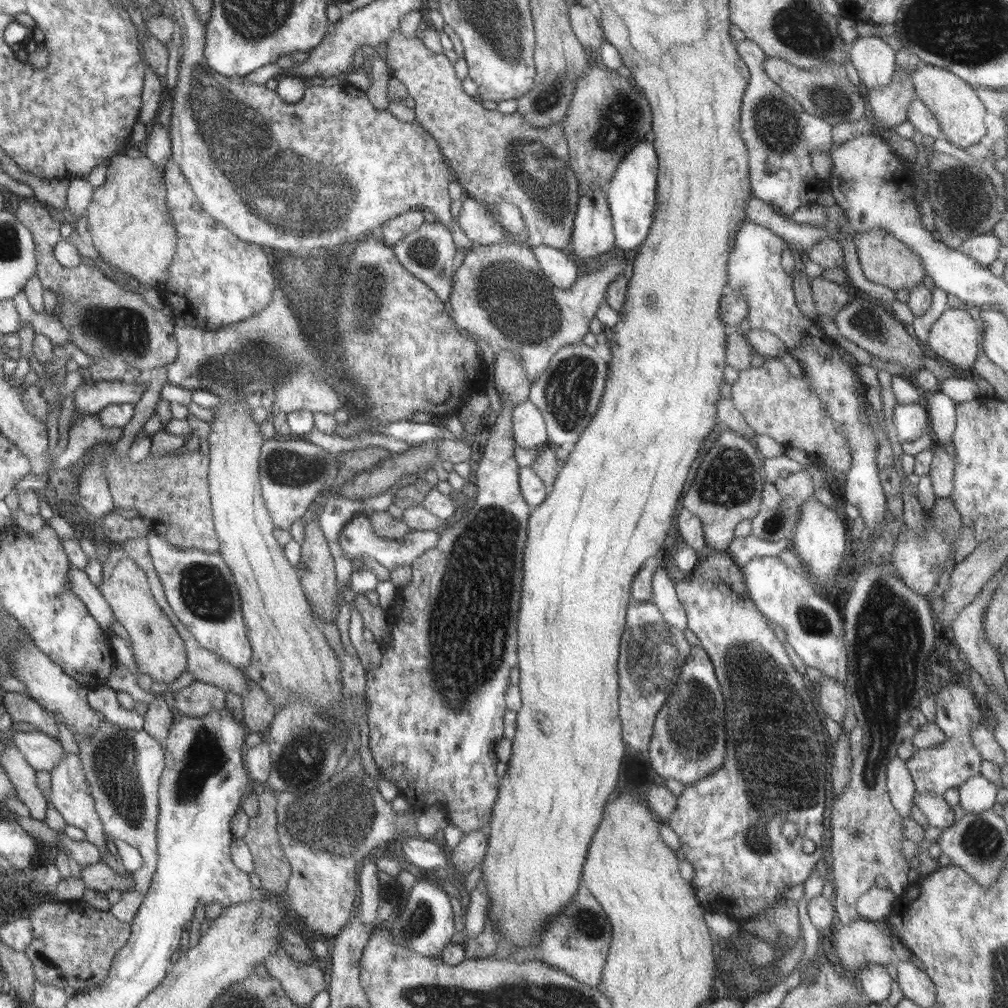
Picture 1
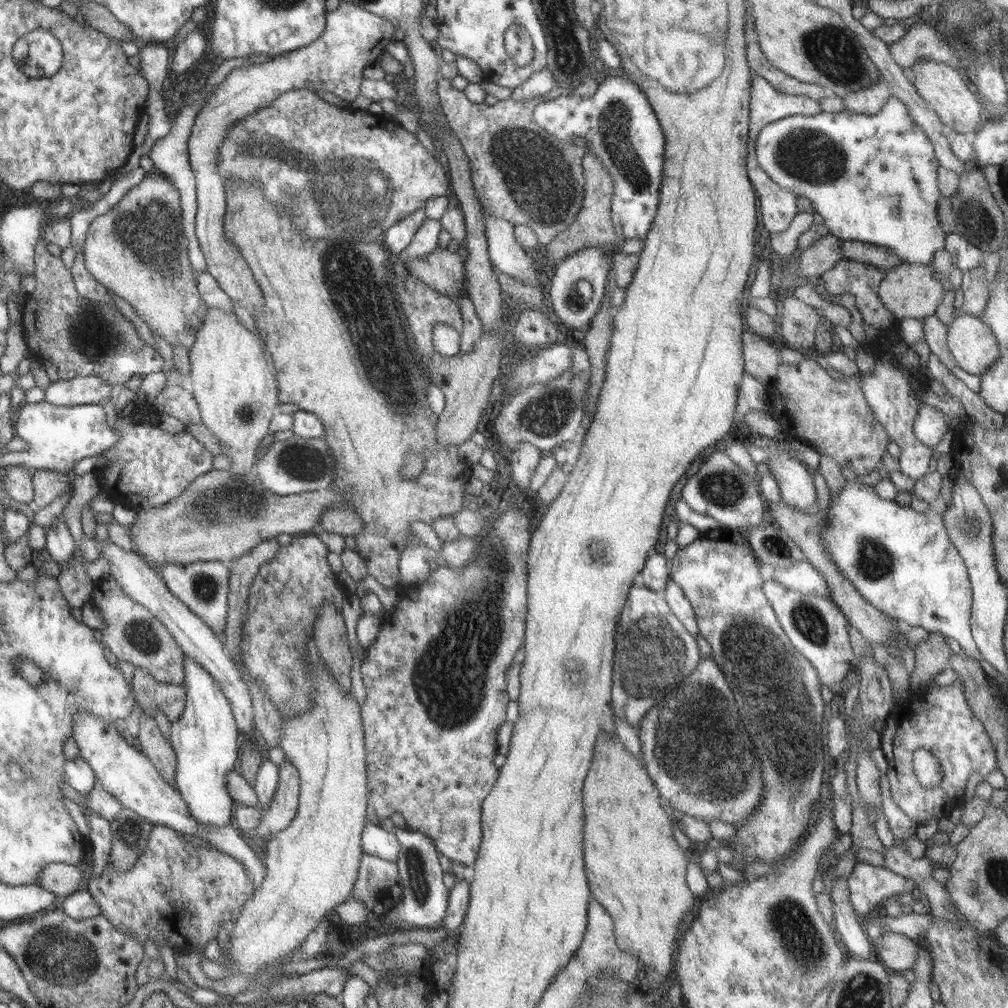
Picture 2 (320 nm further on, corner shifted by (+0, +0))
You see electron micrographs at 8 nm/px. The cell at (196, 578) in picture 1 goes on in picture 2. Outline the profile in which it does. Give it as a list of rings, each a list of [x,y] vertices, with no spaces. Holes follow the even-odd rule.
[[[194,562],[190,564],[162,564],[158,573],[172,592],[196,616],[202,618],[217,636],[225,634],[229,616],[230,570],[228,563]]]

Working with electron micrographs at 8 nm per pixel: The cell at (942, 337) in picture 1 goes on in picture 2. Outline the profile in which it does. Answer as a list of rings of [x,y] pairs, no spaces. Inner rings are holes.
[[[971,314],[954,317],[948,327],[947,345],[957,366],[975,376],[990,371],[1001,357],[993,330]]]

